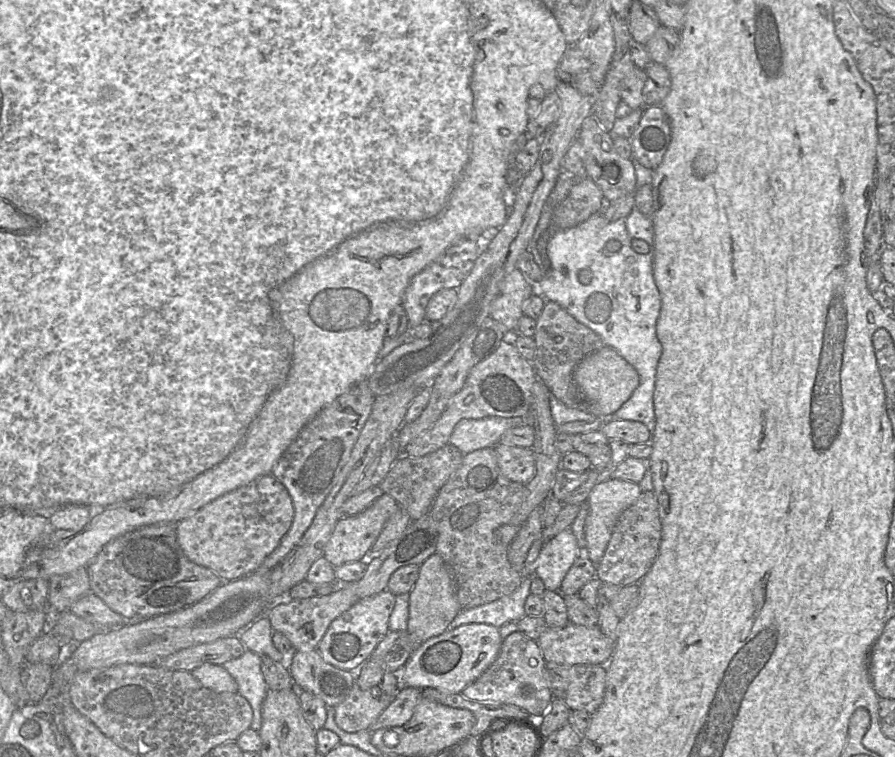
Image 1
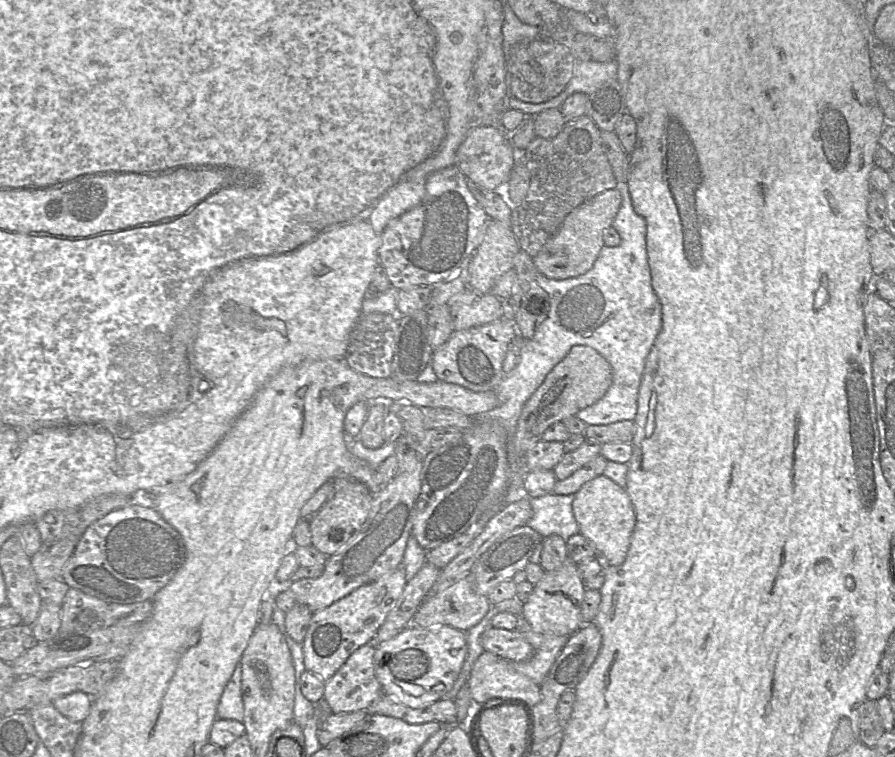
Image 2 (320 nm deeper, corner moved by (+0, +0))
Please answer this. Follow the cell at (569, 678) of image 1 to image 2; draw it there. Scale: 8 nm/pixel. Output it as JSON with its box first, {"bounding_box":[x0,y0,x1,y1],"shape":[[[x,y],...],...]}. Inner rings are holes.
{"bounding_box":[481,628,533,662],"shape":[[[488,628],[481,637],[484,651],[510,662],[528,660],[533,655],[533,647],[518,630],[506,630],[501,628]]]}

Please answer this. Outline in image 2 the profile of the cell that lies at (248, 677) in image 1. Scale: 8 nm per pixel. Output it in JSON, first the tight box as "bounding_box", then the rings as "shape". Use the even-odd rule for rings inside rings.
{"bounding_box":[216,665,244,720],"shape":[[[236,665],[233,675],[226,684],[217,706],[216,717],[219,719],[244,720],[244,704],[241,690],[242,666]]]}

